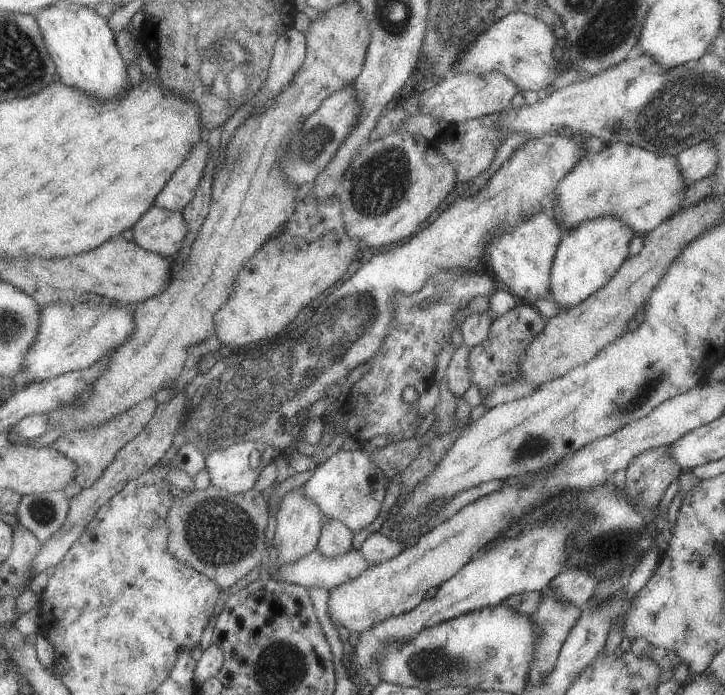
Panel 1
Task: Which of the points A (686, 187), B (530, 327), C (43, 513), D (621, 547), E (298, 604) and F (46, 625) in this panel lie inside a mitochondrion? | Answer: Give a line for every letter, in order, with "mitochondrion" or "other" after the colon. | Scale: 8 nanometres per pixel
A: other
B: other
C: mitochondrion
D: mitochondrion
E: other
F: other

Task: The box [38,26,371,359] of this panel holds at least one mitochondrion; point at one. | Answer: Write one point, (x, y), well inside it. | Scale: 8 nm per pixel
(222, 54)

